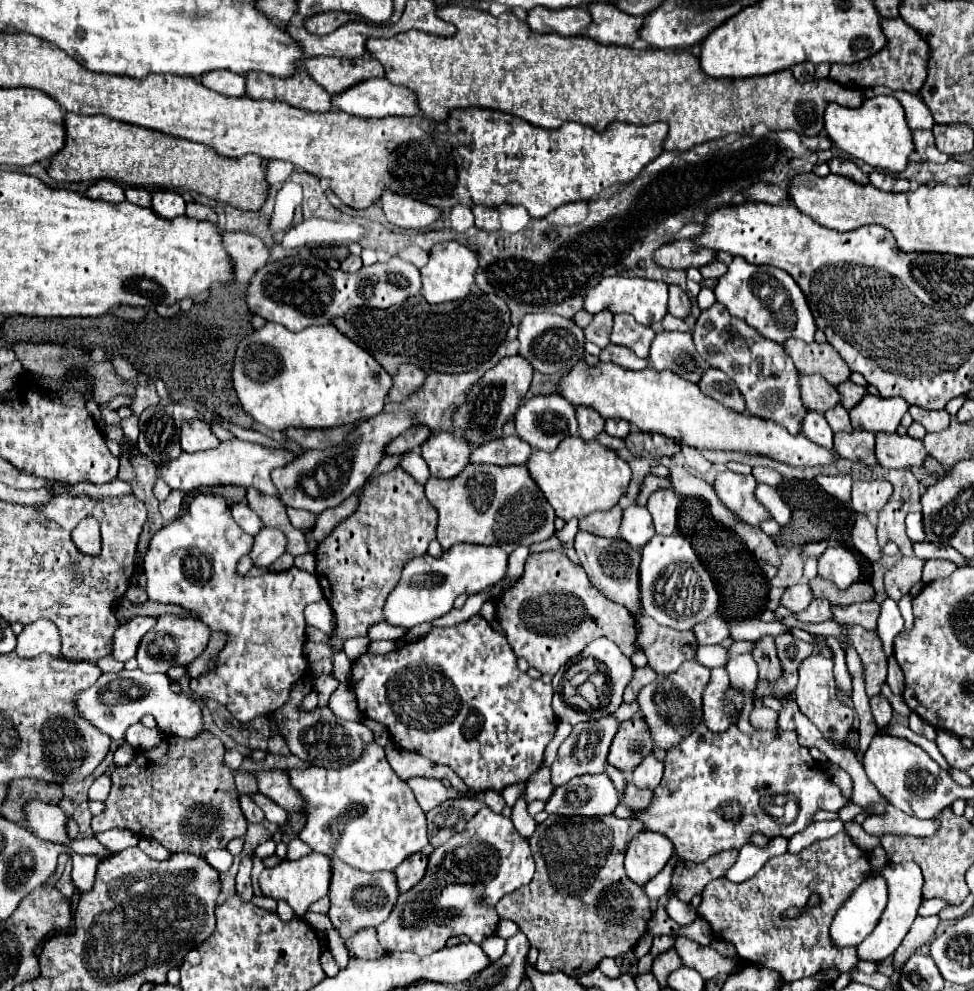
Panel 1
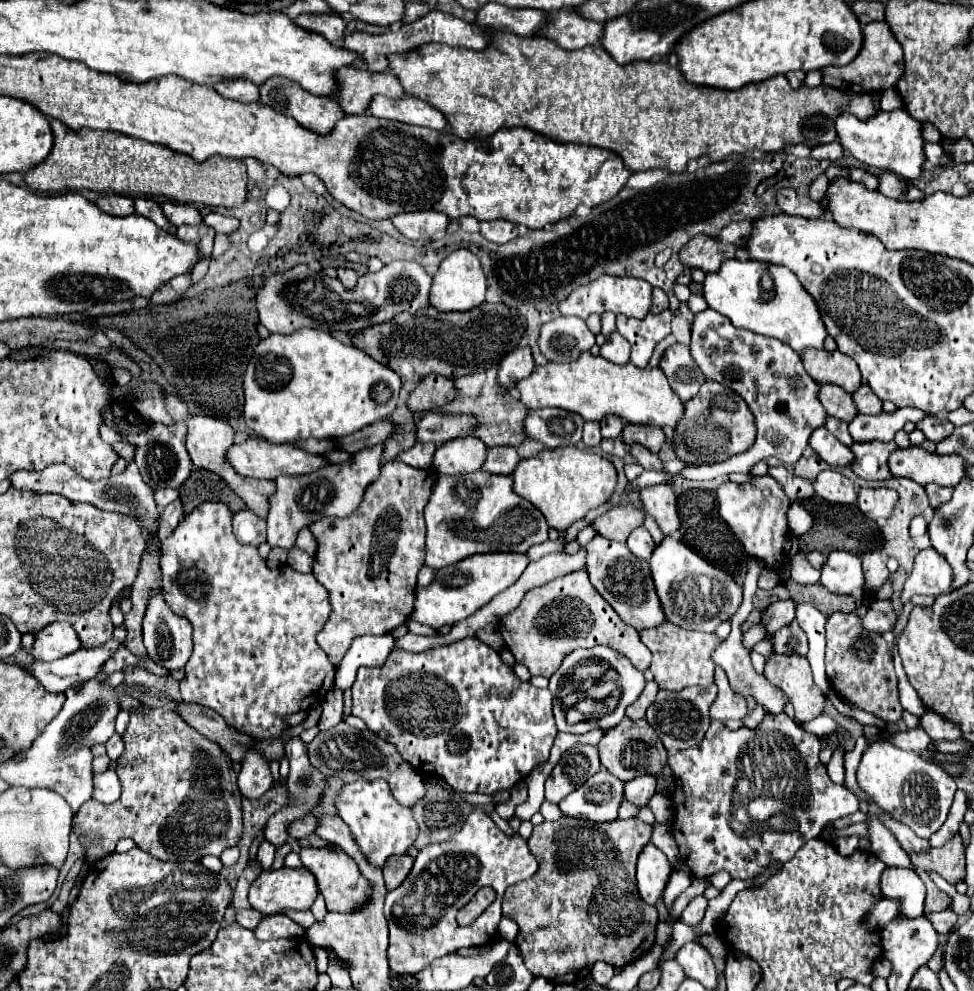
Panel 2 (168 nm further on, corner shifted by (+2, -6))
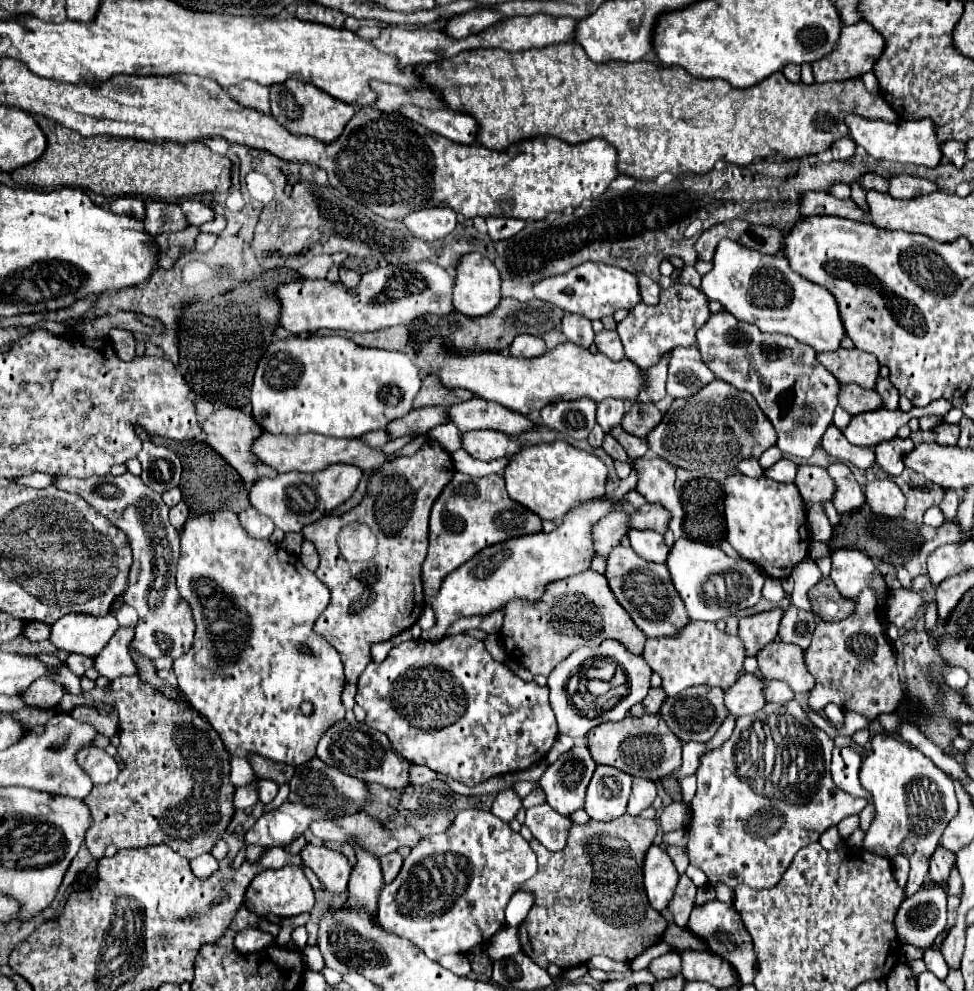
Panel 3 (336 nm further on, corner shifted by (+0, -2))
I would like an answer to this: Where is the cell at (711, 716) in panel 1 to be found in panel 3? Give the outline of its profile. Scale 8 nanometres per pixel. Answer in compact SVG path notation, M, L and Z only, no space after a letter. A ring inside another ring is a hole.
M744 673L730 689L726 689L724 701L734 717L756 715L766 705L762 677L756 673Z

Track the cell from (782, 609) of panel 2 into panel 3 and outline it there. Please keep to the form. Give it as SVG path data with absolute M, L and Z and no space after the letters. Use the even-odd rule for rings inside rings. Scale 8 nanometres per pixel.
M774 609L738 621L738 637L744 643L746 655L758 655L762 645L776 639L780 619L782 619L782 609Z

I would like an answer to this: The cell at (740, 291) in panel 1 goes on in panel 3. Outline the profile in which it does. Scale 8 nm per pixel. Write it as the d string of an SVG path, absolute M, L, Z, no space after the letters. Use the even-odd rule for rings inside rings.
M722 239L716 247L714 267L702 277L700 287L710 301L720 301L740 321L756 325L764 333L790 335L820 351L838 351L846 329L836 297L792 271L784 255L764 255L738 241Z

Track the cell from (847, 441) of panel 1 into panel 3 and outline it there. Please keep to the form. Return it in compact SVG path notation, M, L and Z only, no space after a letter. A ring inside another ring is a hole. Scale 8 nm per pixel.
M892 439L892 441L886 441L882 445L876 445L874 447L874 453L876 453L876 463L892 473L892 475L898 475L904 471L904 455L908 455L910 451L914 449L914 443L912 439Z

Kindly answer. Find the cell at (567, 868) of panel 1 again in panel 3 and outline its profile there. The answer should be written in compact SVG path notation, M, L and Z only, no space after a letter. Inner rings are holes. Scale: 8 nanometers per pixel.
M626 813L606 823L588 821L586 825L572 825L568 845L558 853L548 851L540 841L532 839L530 845L538 855L538 871L526 885L522 885L522 889L532 891L536 903L518 927L522 951L542 969L546 969L550 963L568 969L586 963L594 955L606 955L612 961L630 963L644 949L660 943L668 923L650 907L642 877L642 861L648 847L654 843L654 837L656 823L652 819L636 819Z

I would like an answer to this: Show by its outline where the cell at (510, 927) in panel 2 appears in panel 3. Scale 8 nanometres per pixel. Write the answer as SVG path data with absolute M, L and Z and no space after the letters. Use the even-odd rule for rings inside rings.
M516 891L506 905L506 923L510 927L518 927L526 919L532 905L534 905L534 895L530 891Z

